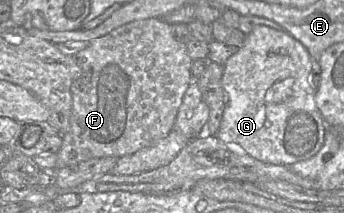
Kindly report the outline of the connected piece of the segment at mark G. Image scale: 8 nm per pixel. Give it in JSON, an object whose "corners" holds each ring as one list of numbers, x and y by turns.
{"corners":[[265,25,256,26,249,34,246,35,243,46,236,53,232,54,224,65,224,73,221,84,226,93,226,107,216,136,229,147,235,147,237,149,242,148,250,156,264,163,290,167,298,161,313,157,322,148,326,133,326,123,315,102,316,91,310,85,310,74,314,65,315,59,310,56,304,45,285,30,275,30]]}

